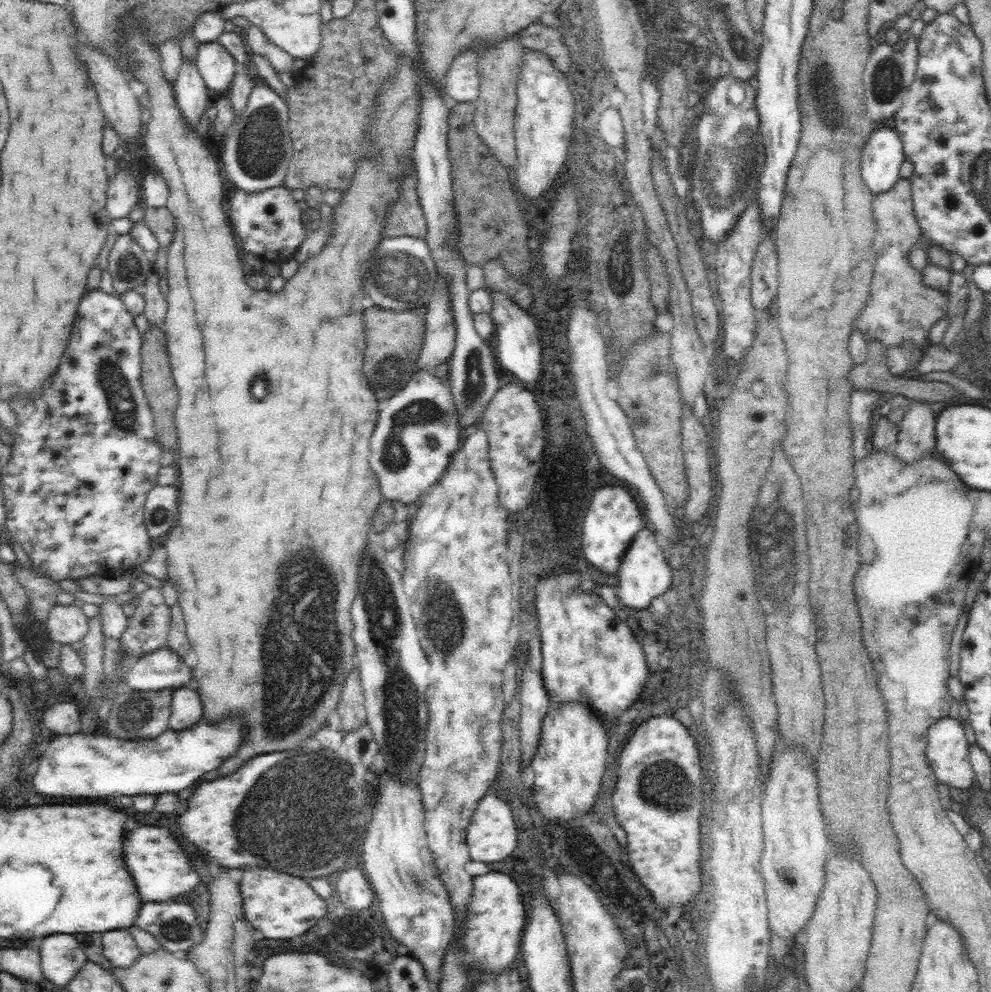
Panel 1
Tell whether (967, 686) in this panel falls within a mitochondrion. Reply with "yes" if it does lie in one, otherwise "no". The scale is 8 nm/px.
no

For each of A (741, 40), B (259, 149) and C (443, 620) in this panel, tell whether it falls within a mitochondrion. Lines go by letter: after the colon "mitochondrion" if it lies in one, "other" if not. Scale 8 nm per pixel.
A: mitochondrion
B: mitochondrion
C: mitochondrion

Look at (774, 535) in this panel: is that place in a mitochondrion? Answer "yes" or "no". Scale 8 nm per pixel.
yes

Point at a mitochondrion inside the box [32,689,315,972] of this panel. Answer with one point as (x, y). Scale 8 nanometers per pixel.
(135, 714)

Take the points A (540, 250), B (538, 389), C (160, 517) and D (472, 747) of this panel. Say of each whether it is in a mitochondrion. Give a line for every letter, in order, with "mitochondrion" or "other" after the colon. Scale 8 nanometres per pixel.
A: other
B: other
C: mitochondrion
D: other

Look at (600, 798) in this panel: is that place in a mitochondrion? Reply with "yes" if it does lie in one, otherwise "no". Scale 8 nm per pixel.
no

